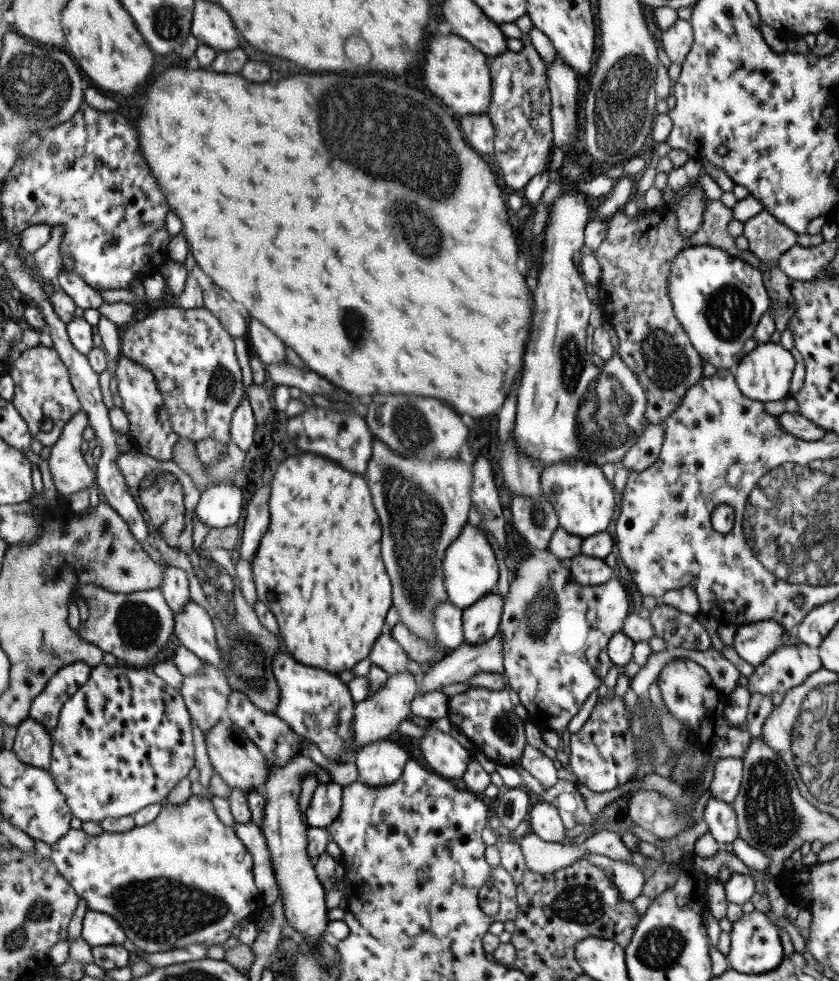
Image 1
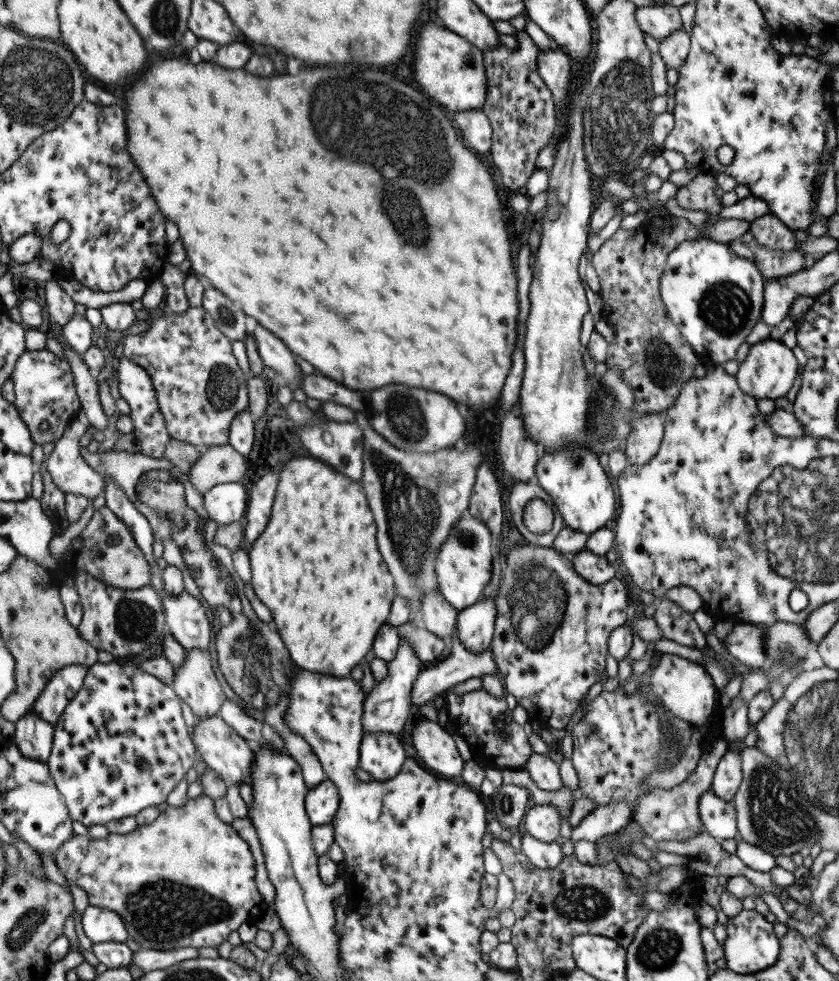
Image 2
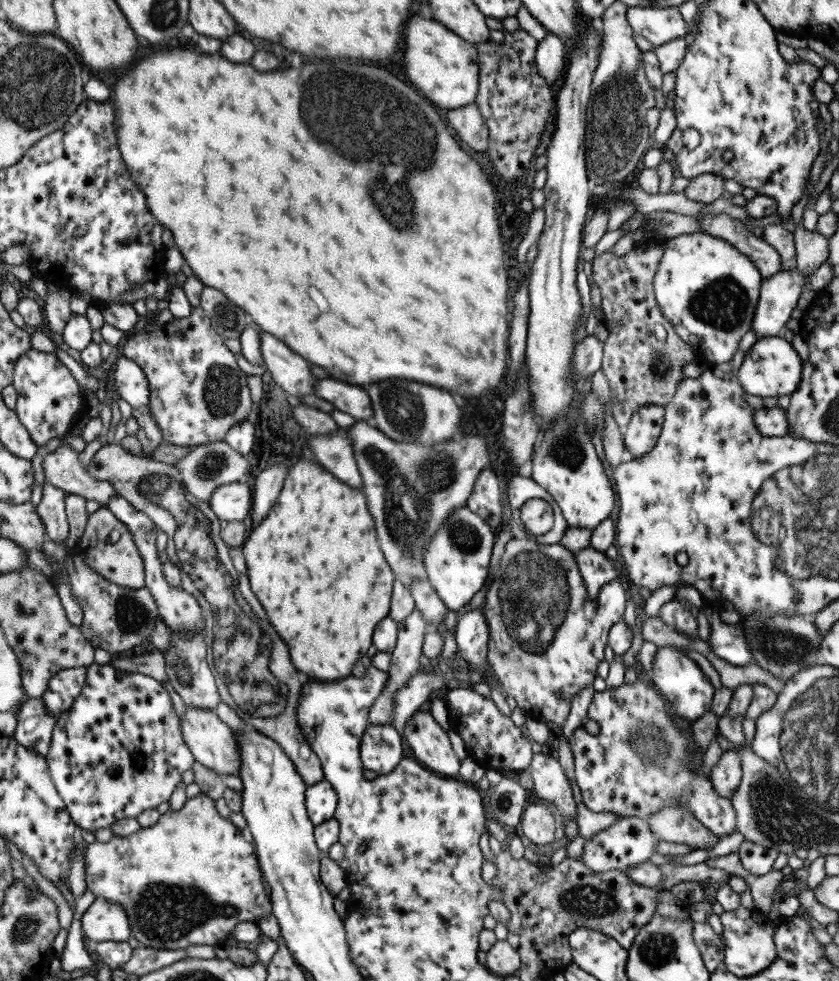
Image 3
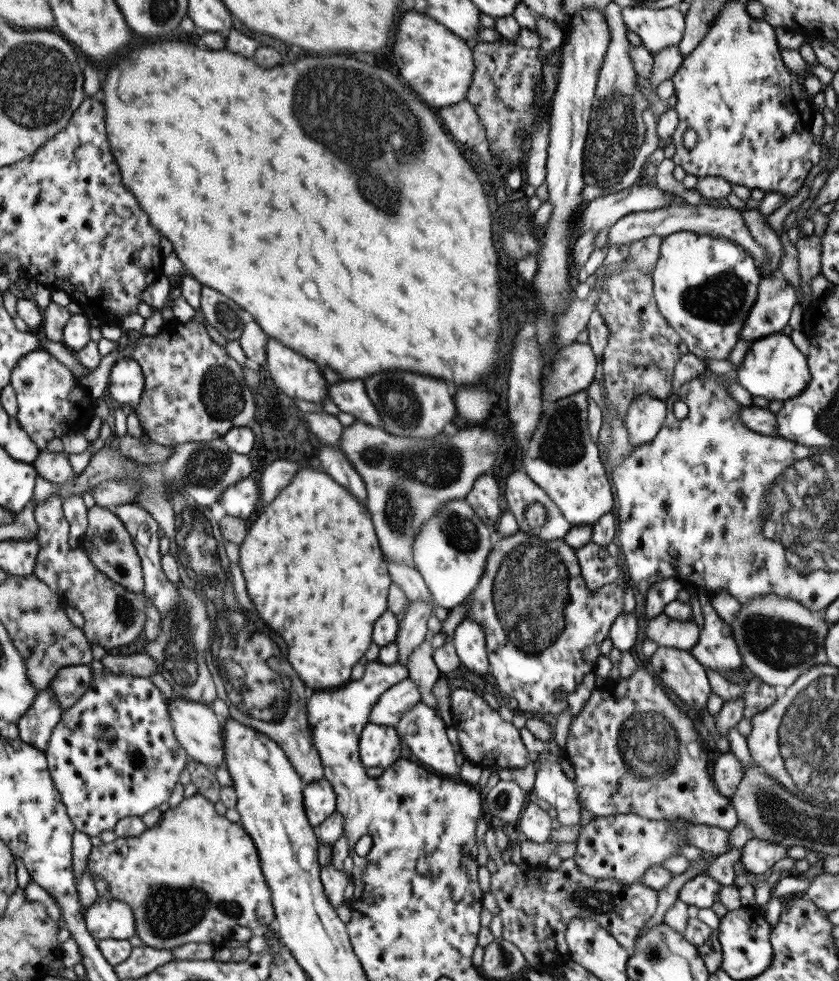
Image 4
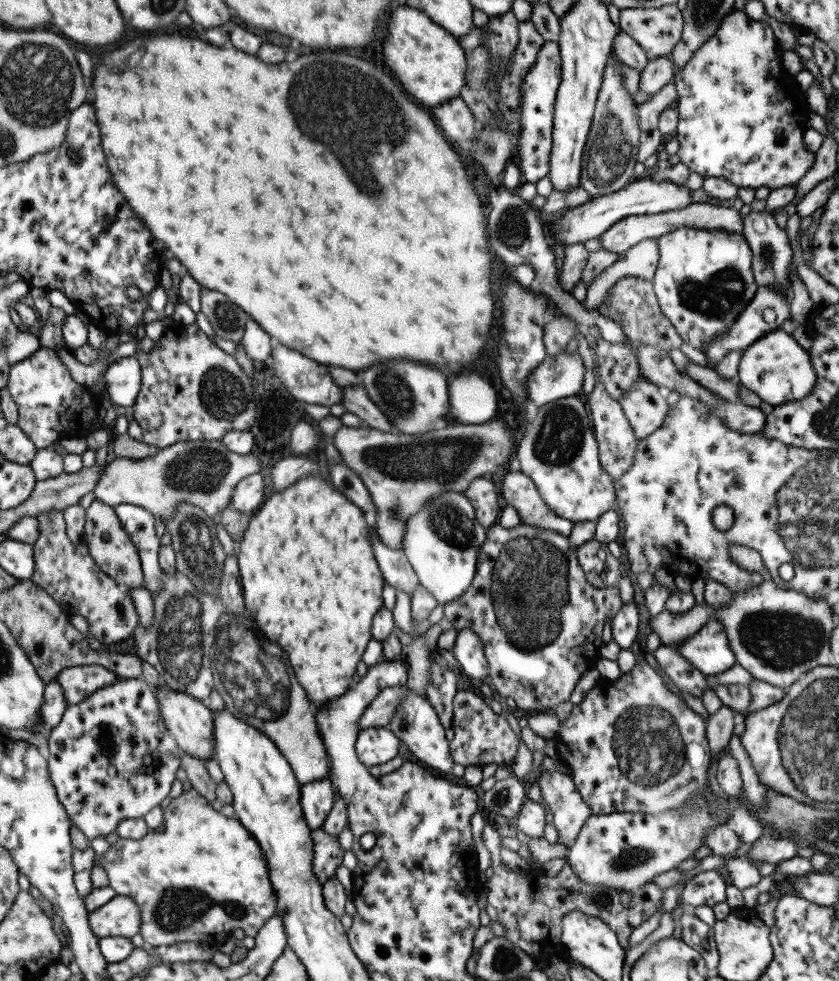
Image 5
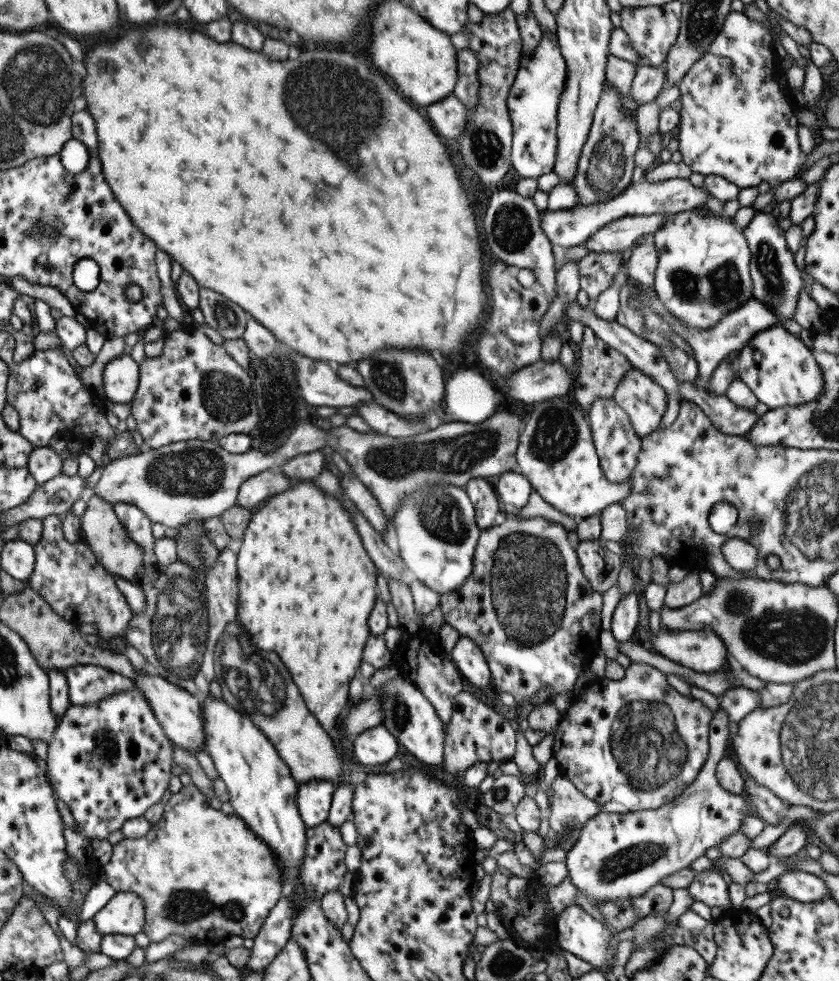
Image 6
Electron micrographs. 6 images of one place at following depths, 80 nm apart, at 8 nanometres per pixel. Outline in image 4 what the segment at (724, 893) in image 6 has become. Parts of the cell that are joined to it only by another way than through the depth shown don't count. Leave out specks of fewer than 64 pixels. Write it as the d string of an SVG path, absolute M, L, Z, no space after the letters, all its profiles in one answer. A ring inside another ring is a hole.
M695 875L686 881L677 892L677 899L687 905L709 908L719 901L720 884L709 875Z

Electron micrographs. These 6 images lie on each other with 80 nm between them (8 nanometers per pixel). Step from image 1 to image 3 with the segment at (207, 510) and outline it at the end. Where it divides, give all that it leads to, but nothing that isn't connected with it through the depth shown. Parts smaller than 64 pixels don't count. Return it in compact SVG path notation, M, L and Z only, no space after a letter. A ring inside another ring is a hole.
M244 479L219 486L207 503L219 521L246 521L252 505L251 483Z

